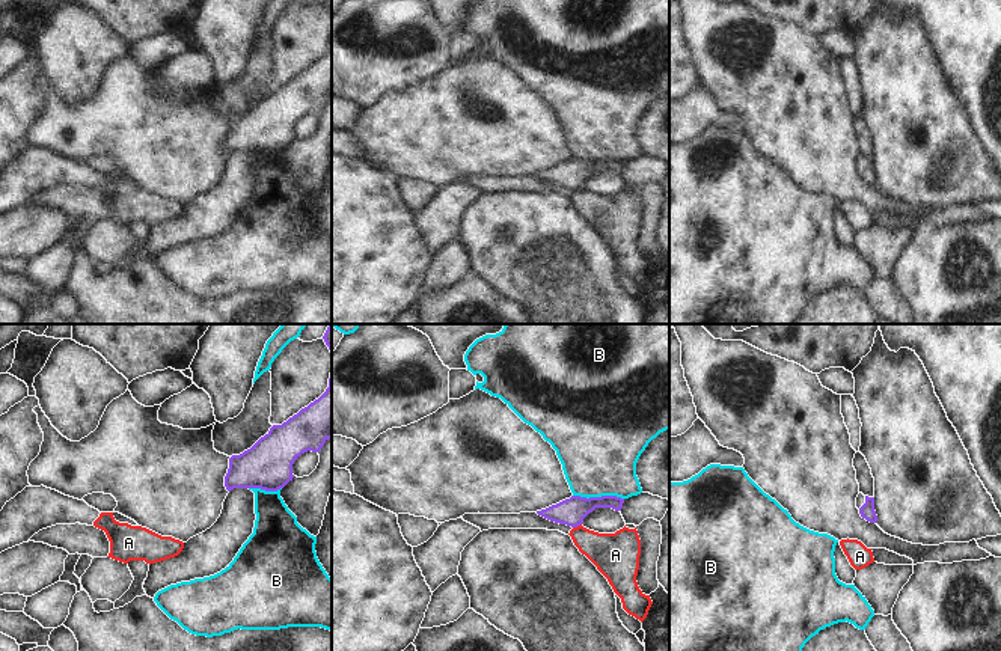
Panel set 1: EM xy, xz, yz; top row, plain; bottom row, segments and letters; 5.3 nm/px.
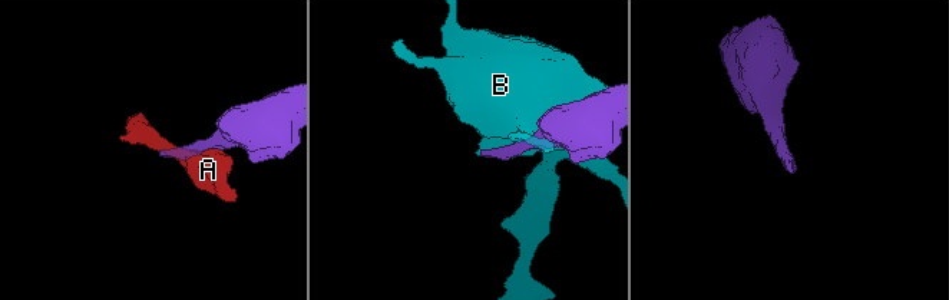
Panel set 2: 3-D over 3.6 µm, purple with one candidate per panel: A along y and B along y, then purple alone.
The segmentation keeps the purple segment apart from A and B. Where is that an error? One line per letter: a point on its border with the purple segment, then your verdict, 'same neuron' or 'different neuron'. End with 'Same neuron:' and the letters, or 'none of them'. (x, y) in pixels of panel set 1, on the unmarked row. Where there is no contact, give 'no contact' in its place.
A: meets purple in xz at (576, 189); different neuron
B: meets purple in xz at (599, 160); different neuron
Same neuron: none of them

